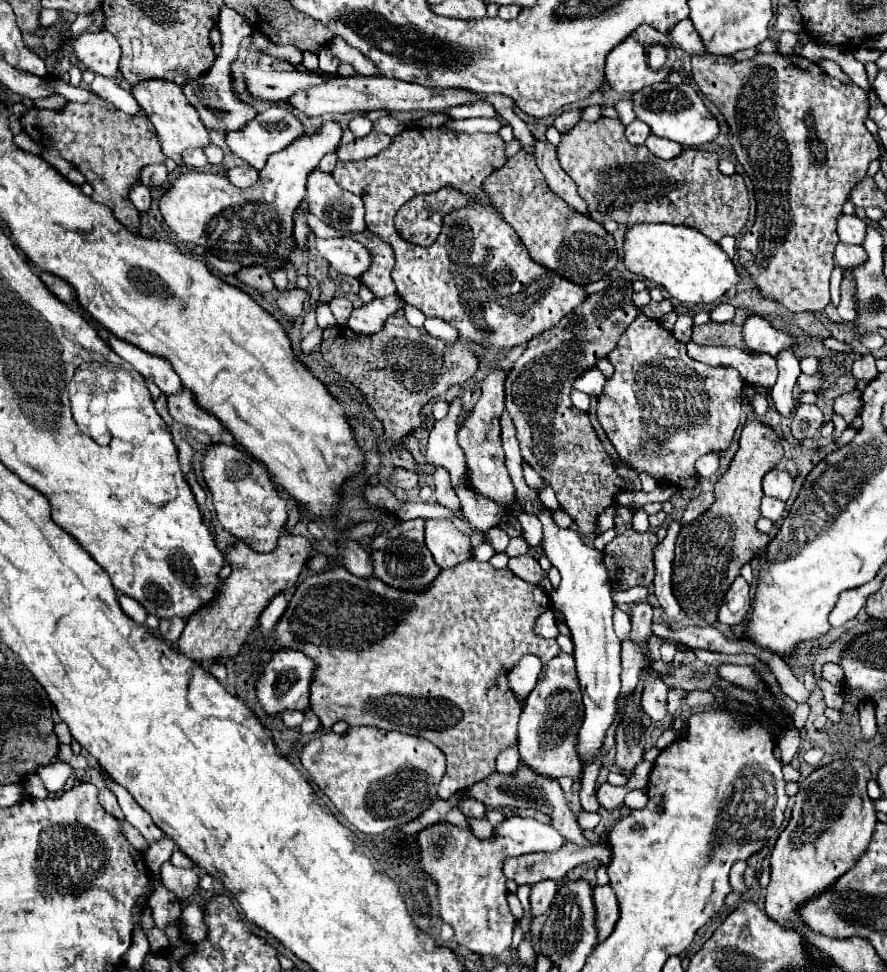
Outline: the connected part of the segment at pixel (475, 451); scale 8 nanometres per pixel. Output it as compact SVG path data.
M493 371L485 377L485 381L481 385L483 393L457 435L459 447L463 449L463 453L467 457L467 487L471 487L473 491L481 493L483 497L499 503L501 507L507 507L511 501L515 501L515 487L513 487L511 477L505 467L505 455L501 449L501 429L499 429L499 417L505 411L505 407L503 407L505 377L507 377L505 371L499 371L499 373Z

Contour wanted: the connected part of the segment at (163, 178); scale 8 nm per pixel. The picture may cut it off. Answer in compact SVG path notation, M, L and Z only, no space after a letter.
M149 165L141 171L141 183L145 187L153 187L153 189L161 189L163 185L167 187L167 167L165 165Z

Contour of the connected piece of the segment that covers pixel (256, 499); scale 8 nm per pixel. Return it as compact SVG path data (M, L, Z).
M217 443L207 449L203 459L203 477L211 491L219 523L253 551L271 553L287 523L287 503L281 499L267 469L235 445Z

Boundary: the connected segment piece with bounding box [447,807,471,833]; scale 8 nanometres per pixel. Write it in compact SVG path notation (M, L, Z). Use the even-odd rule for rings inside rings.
M455 807L451 813L449 813L449 817L447 817L447 821L451 823L451 825L457 825L459 829L463 829L463 831L469 831L471 833L471 825L469 825L469 821L467 821L467 817Z

